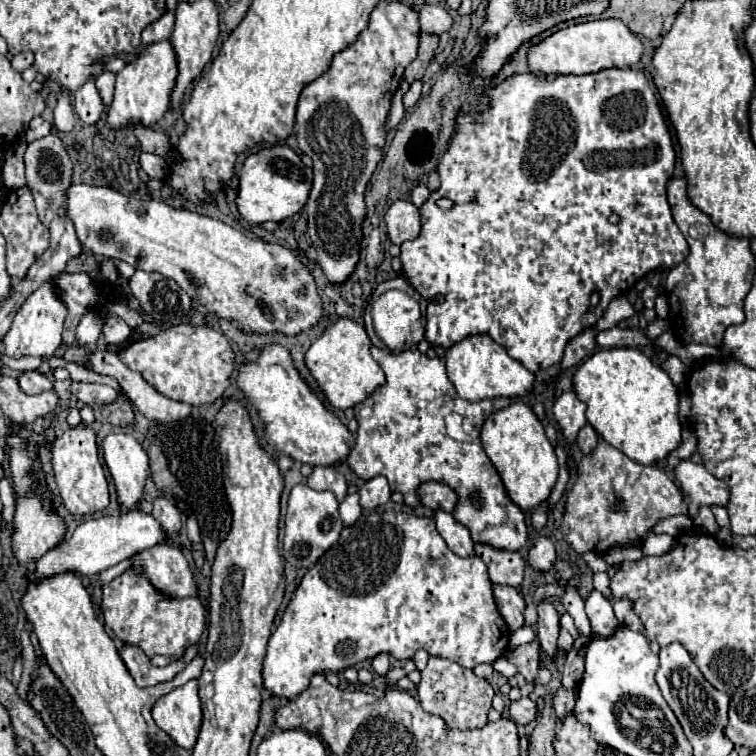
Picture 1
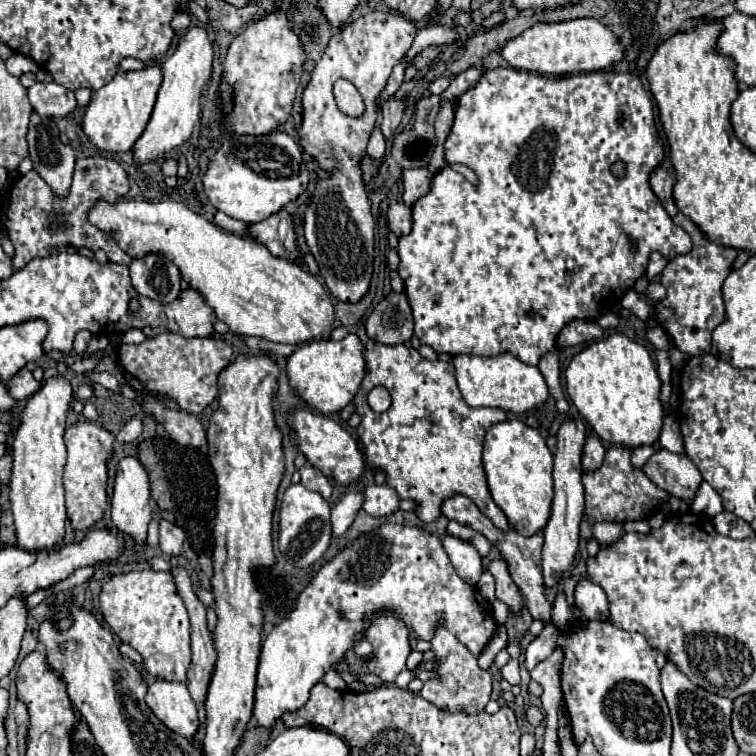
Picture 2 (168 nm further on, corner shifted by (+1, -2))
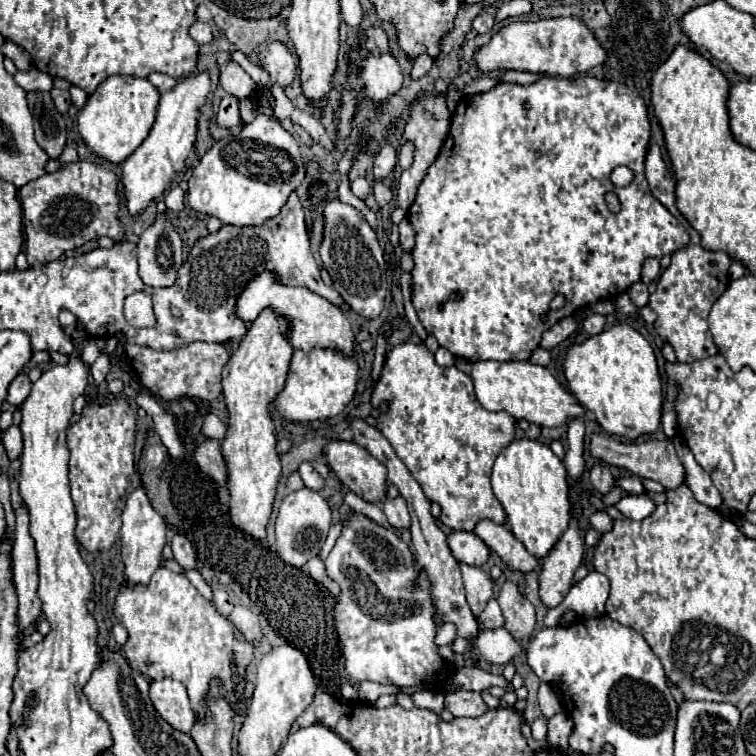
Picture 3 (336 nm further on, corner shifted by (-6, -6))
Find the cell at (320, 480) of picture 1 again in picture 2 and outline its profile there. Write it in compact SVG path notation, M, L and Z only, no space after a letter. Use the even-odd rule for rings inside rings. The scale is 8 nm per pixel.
M305 464L305 466L299 470L299 474L301 474L301 484L303 484L305 488L309 488L309 490L313 490L313 492L319 492L325 500L331 498L331 484L329 484L329 480L327 480L319 470L315 470L315 468L311 468L309 464Z

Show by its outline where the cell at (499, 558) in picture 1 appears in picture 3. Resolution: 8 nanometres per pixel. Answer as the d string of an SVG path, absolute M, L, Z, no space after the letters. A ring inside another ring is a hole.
M504 582L498 604L506 620L504 628L514 636L516 642L528 642L536 626L534 606L520 594L518 586L512 582Z

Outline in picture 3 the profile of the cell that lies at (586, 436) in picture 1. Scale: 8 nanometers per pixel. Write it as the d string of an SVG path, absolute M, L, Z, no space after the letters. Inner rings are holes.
M598 462L598 464L594 464L594 468L590 472L590 482L598 494L606 496L614 486L614 476L610 474L610 468L606 464Z

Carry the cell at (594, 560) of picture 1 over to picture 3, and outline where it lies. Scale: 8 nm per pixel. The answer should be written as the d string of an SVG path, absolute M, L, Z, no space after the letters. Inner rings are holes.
M574 508L572 514L574 516L568 530L558 540L558 544L550 550L550 554L542 560L542 570L538 576L538 592L546 608L554 608L564 600L568 588L572 586L574 572L582 562L584 540L578 534L580 508Z

